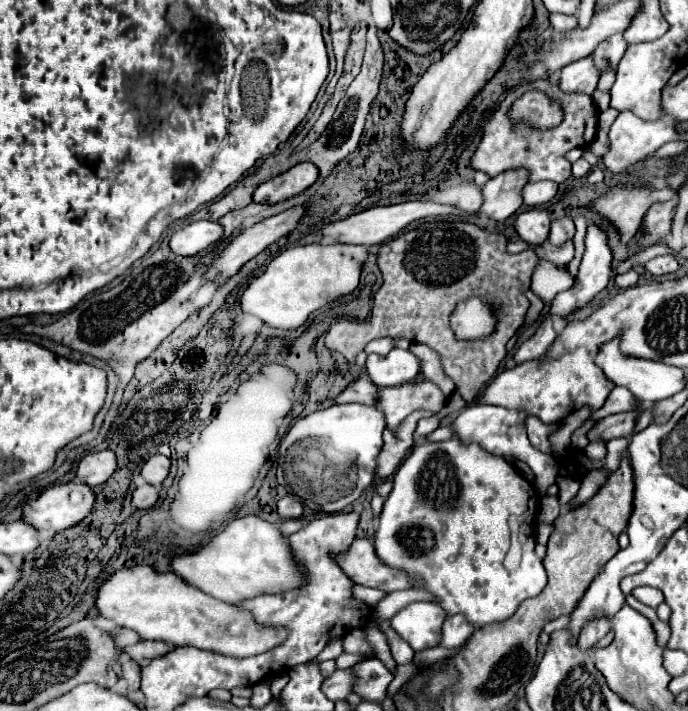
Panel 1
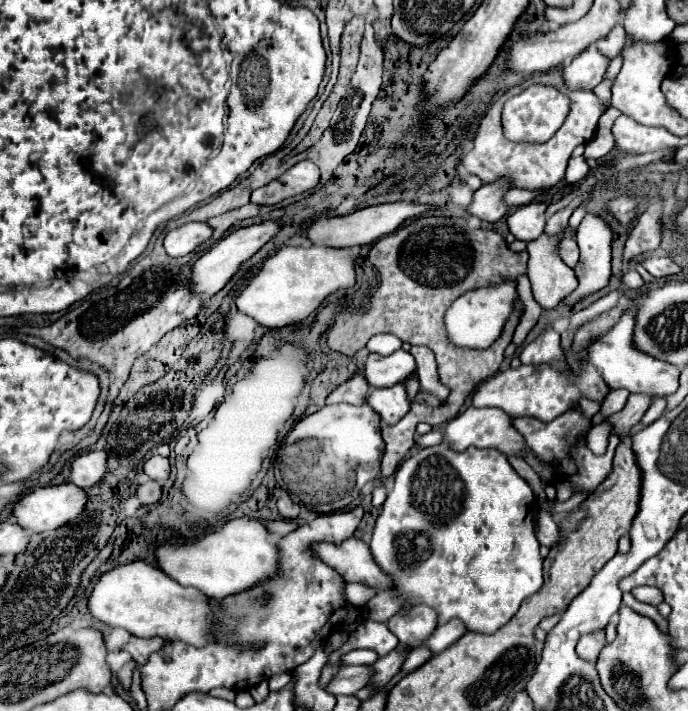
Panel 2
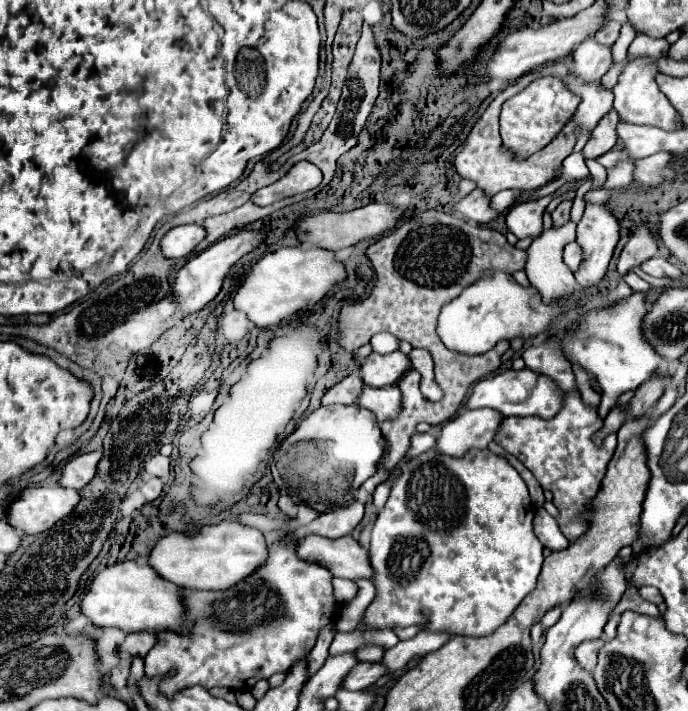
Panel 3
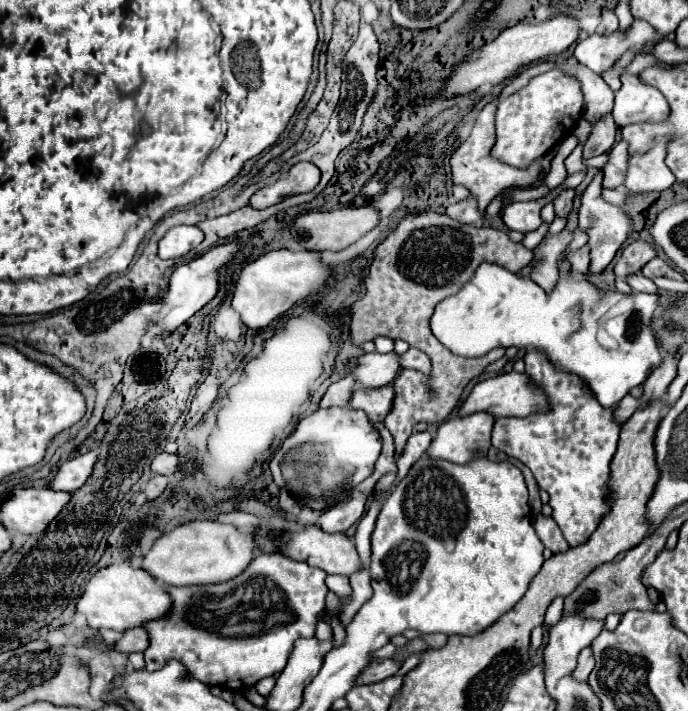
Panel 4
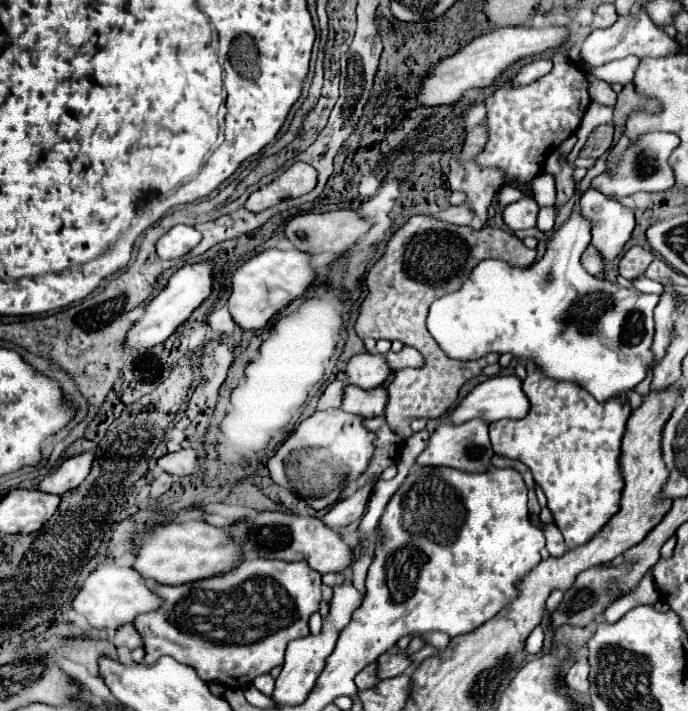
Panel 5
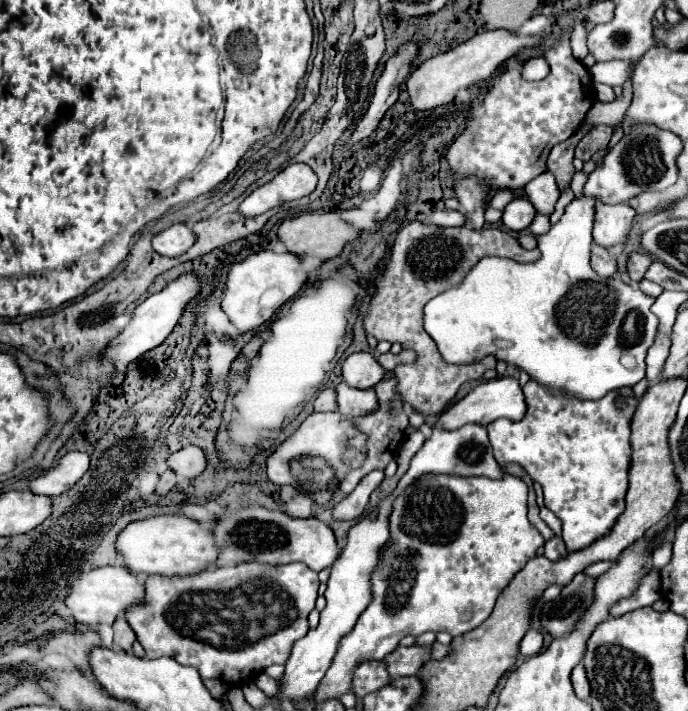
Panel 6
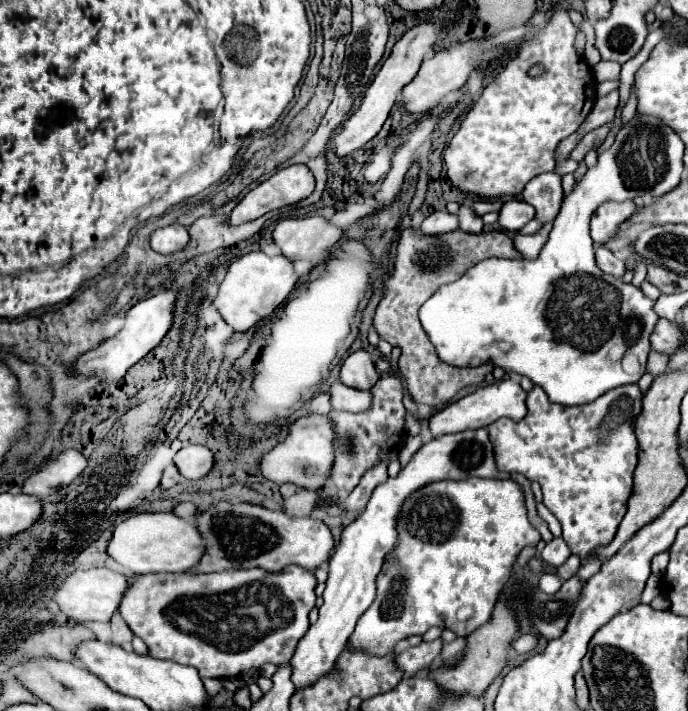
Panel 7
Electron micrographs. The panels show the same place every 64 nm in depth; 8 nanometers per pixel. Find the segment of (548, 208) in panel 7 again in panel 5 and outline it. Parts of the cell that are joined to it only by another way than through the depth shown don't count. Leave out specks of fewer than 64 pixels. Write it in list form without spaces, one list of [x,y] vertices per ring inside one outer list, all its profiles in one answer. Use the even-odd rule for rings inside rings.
[[[538,174],[534,180],[532,180],[532,194],[534,194],[534,200],[540,204],[540,206],[554,206],[554,200],[556,200],[556,184],[554,184],[554,176],[552,174]]]

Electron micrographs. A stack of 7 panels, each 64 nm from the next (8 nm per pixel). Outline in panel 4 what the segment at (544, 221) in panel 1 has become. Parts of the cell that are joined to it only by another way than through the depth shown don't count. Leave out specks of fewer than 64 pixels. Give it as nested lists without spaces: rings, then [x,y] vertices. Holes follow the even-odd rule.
[[[580,174],[568,175],[565,181],[556,187],[550,194],[532,202],[508,202],[502,210],[502,216],[504,216],[504,222],[510,230],[516,230],[516,232],[522,232],[522,234],[528,234],[532,230],[536,230],[540,224],[542,224],[542,218],[540,218],[540,210],[546,206],[546,204],[553,202],[553,200],[565,189],[575,189],[584,178]]]

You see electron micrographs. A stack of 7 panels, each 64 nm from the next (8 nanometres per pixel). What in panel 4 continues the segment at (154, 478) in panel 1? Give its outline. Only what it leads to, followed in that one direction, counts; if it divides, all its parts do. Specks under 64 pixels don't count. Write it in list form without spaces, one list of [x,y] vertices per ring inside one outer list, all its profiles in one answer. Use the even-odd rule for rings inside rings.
[[[162,452],[162,454],[158,454],[158,456],[150,462],[150,470],[152,470],[152,472],[158,472],[158,474],[164,474],[164,476],[170,476],[170,474],[174,474],[174,472],[178,470],[180,462],[182,462],[182,460],[180,460],[176,454],[166,454],[166,452]]]

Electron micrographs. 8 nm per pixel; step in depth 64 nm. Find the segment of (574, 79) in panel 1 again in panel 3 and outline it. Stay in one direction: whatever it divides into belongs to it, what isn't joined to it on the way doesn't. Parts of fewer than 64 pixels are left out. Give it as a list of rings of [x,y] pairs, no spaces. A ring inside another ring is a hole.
[[[594,38],[584,40],[574,50],[572,58],[572,74],[584,82],[598,82],[612,66],[612,54],[610,48],[604,48],[602,44],[596,44]]]

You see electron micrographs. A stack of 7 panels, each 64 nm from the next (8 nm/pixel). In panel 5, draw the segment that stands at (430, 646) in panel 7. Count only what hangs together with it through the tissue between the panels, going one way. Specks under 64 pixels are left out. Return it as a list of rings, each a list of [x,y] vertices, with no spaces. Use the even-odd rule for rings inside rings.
[[[382,654],[380,660],[376,660],[376,662],[378,662],[376,676],[378,676],[380,680],[384,680],[384,678],[394,678],[394,676],[406,672],[408,668],[412,670],[412,666],[414,666],[408,656],[394,656],[394,654],[392,654],[392,656],[390,656],[390,654]]]

